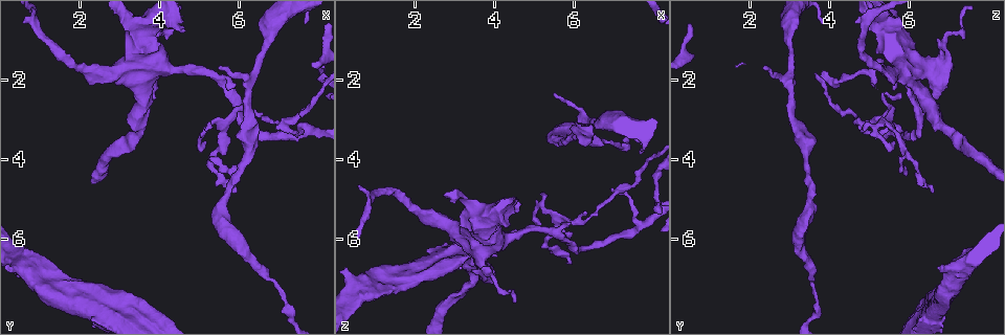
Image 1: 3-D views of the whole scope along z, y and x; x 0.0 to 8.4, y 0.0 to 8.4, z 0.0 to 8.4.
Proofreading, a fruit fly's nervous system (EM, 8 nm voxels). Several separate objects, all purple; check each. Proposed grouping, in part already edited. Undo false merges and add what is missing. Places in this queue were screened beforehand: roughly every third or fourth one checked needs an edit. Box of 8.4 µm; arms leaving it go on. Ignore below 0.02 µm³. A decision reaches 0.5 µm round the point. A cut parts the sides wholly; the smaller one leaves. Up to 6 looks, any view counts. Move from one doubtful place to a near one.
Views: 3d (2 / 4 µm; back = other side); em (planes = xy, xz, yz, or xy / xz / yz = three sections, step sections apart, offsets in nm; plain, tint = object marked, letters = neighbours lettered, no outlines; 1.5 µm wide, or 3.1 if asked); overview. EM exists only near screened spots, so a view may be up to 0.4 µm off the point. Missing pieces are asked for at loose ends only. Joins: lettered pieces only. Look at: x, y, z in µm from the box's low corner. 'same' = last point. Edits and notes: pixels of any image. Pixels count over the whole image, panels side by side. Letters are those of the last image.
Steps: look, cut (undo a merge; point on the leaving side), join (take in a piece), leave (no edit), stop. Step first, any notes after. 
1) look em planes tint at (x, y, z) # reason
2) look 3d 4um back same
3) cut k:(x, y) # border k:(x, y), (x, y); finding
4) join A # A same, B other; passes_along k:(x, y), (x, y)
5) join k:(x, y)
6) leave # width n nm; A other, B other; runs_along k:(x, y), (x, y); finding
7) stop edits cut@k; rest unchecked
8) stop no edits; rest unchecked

look 3d 4um at (6.00, 4.85, 6.55) # free end

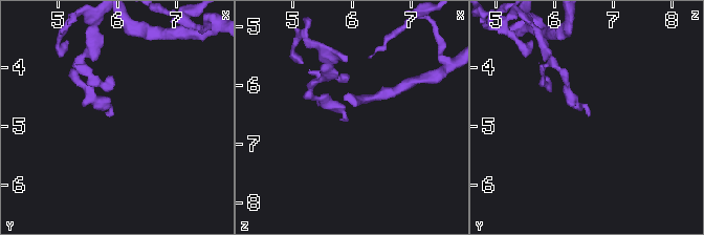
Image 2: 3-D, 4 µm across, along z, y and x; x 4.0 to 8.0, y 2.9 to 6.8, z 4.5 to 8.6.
look em planes letters at (5.90, 4.80, 6.60) # need the tissue

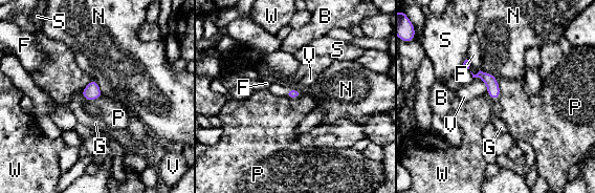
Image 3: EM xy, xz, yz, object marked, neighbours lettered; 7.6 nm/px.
join G # width 80 nm; B other, F other, G same, N other, P other, S other, V other, W other; it goes on there

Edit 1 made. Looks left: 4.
look em planes letters at (7.20, 3.20, 4.80) # three-way junction

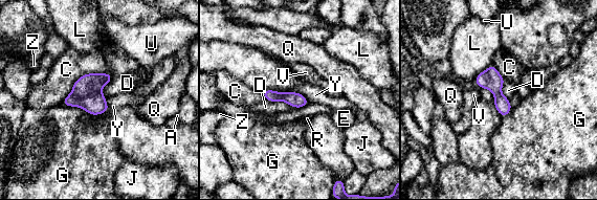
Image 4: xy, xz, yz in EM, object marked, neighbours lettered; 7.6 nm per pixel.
cut 4:(90, 84) # A other, C other, D other, E other, G other, J other, L other, Q other, R other, U other, V other, Y other, Z other; border 4:(98, 91), (85, 96), (72, 93); two cells meet here

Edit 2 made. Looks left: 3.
stop edits join@3, cut@4; rest unchecked

